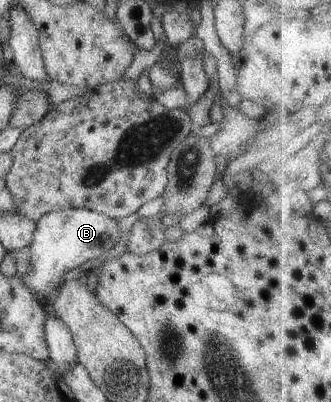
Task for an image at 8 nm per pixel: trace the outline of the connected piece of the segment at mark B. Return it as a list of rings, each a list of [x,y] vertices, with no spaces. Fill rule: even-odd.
[[[67,208],[44,213],[36,221],[35,231],[27,249],[31,269],[25,275],[18,275],[18,277],[21,279],[21,283],[33,295],[39,297],[44,304],[47,304],[53,296],[53,289],[59,285],[59,281],[61,281],[66,271],[74,267],[93,265],[98,257],[113,248],[115,243],[119,241],[120,236],[121,229],[117,227],[116,220],[103,215],[103,213],[97,213],[97,211],[91,211],[85,208]]]

